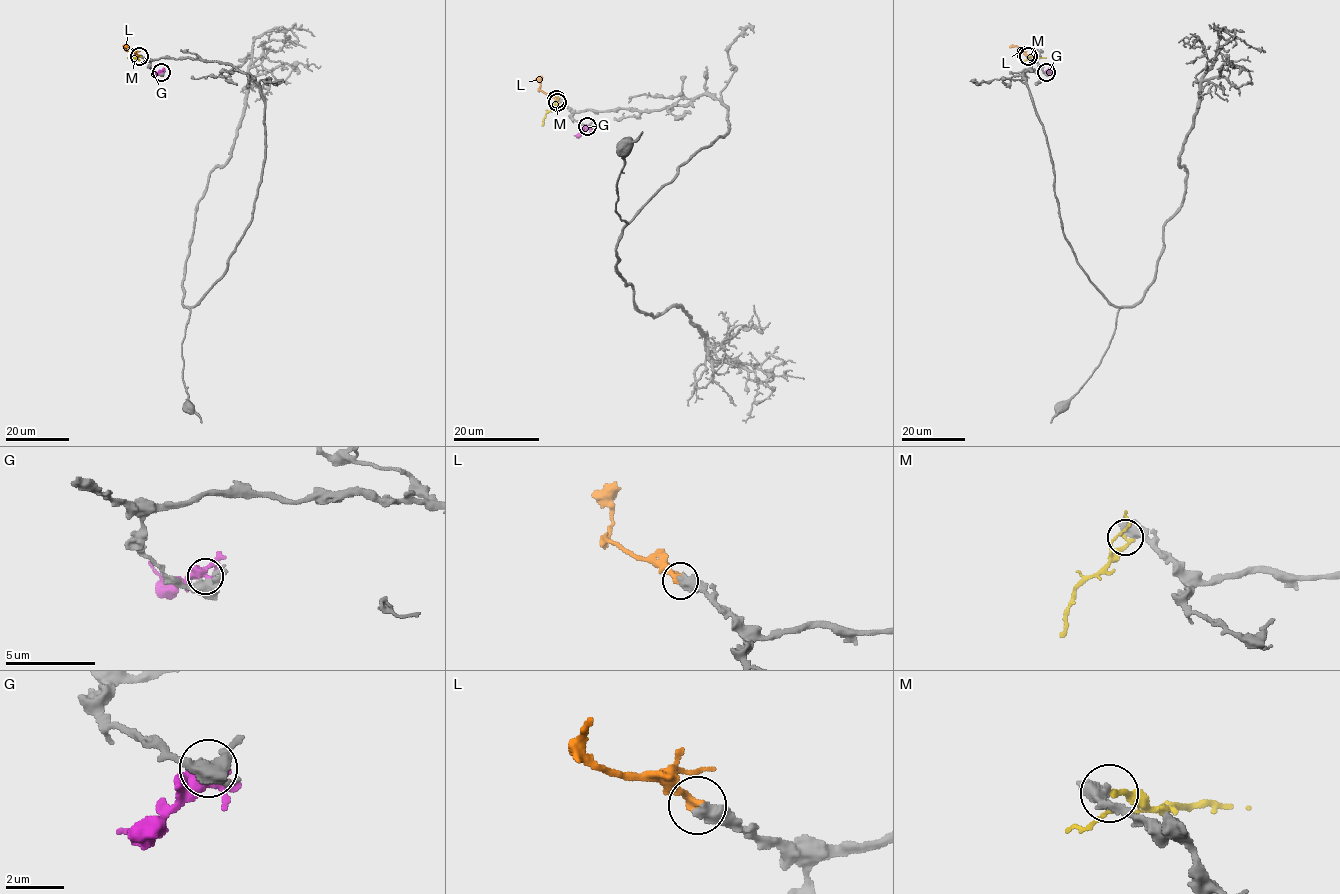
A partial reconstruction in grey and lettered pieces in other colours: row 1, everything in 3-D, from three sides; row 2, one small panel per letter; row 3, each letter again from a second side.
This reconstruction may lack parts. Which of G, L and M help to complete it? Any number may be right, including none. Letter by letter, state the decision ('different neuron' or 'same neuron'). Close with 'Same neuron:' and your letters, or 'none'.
G: different neuron
L: same neuron
M: different neuron
Same neuron: L

